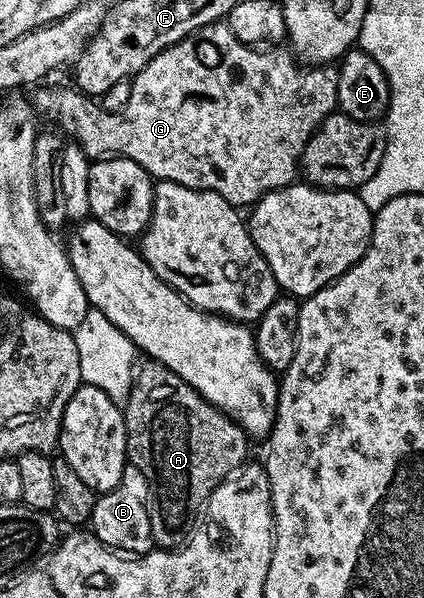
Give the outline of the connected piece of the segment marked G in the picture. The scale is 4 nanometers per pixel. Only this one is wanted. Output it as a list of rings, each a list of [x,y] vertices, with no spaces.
[[[220,21],[212,23],[210,27],[203,27],[200,31],[193,32],[193,34],[187,36],[181,42],[175,43],[172,47],[167,47],[157,57],[153,57],[153,61],[149,61],[149,65],[141,68],[131,79],[131,96],[121,114],[118,111],[105,110],[92,96],[83,94],[74,86],[71,86],[72,88],[36,86],[34,88],[34,91],[36,90],[35,95],[33,94],[33,106],[42,118],[44,115],[45,118],[60,123],[60,125],[55,125],[62,128],[68,136],[71,134],[75,138],[72,140],[92,161],[120,155],[129,161],[137,161],[137,165],[141,165],[141,169],[145,169],[151,174],[152,180],[164,179],[165,181],[173,181],[177,185],[192,187],[198,191],[212,191],[221,197],[225,197],[225,201],[235,204],[236,208],[243,209],[243,206],[246,208],[248,205],[258,203],[261,196],[267,194],[268,191],[289,187],[296,182],[301,171],[303,150],[309,141],[309,137],[329,118],[337,107],[337,77],[339,72],[334,66],[301,65],[300,60],[290,50],[279,50],[283,49],[260,49],[258,46],[237,41],[237,37],[233,37],[233,33],[228,29],[226,22]]]

